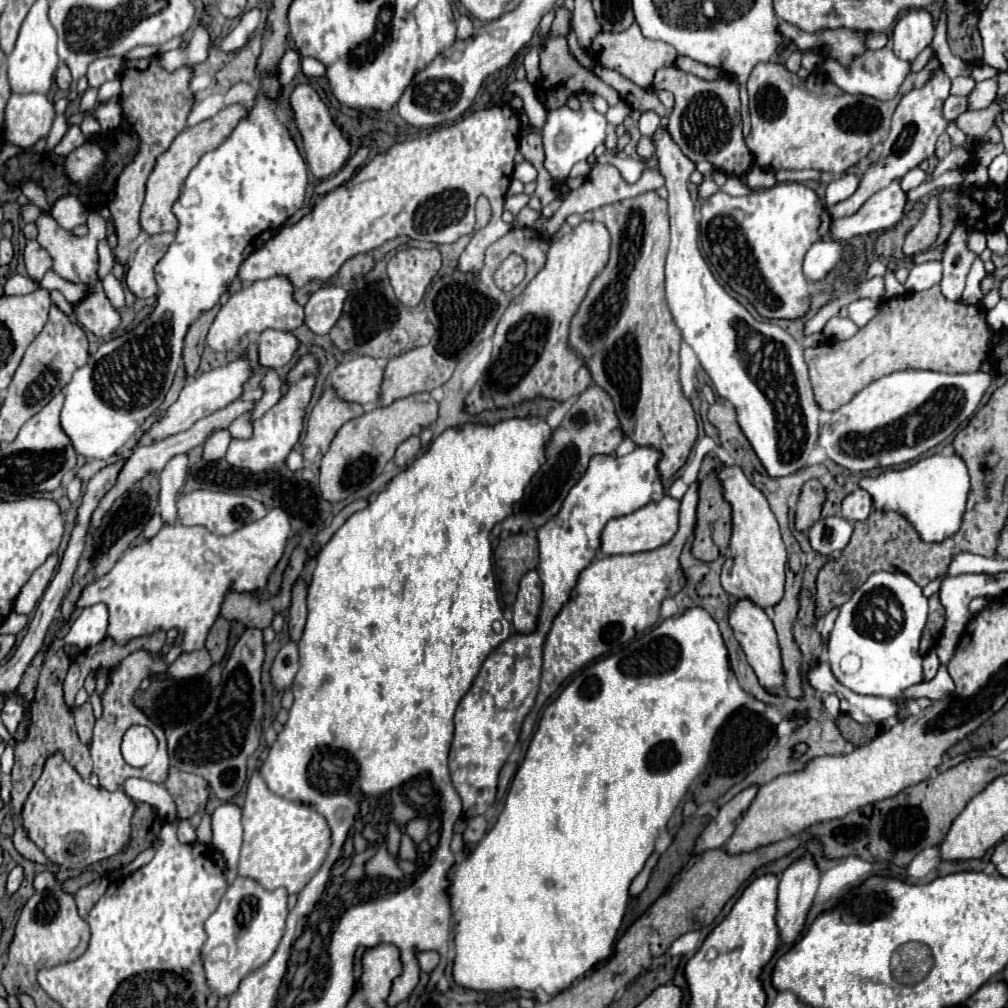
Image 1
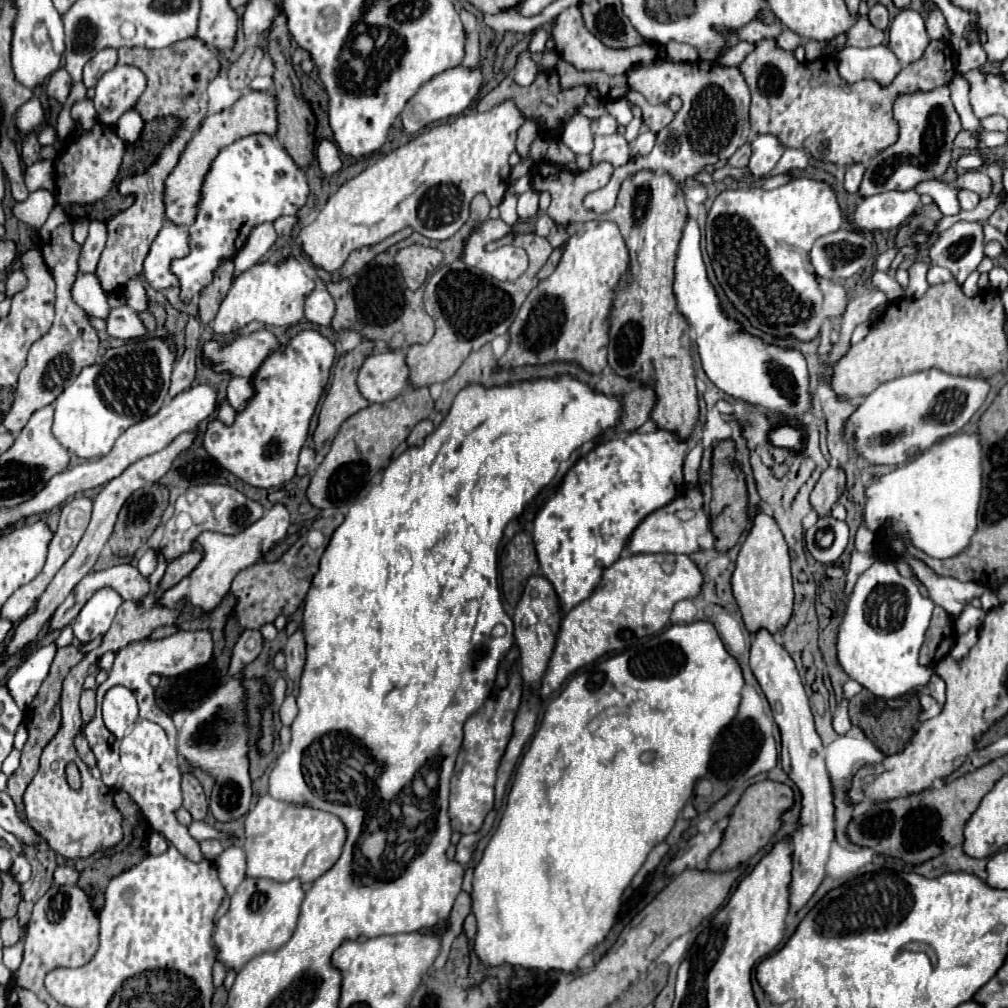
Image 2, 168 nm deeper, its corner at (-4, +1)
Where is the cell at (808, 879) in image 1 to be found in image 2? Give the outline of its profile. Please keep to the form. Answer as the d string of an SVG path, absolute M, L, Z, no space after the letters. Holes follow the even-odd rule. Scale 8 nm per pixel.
M759 630L751 640L751 670L771 704L775 722L781 730L781 764L787 776L797 784L801 794L801 814L799 826L791 836L793 842L793 882L791 882L791 910L801 910L807 900L813 896L821 880L825 878L825 866L829 860L829 848L835 838L833 824L833 794L831 782L825 768L825 752L819 734L815 732L813 714L809 708L809 698L801 684L799 672L795 670L795 662L787 650L775 642L775 638L767 630Z

